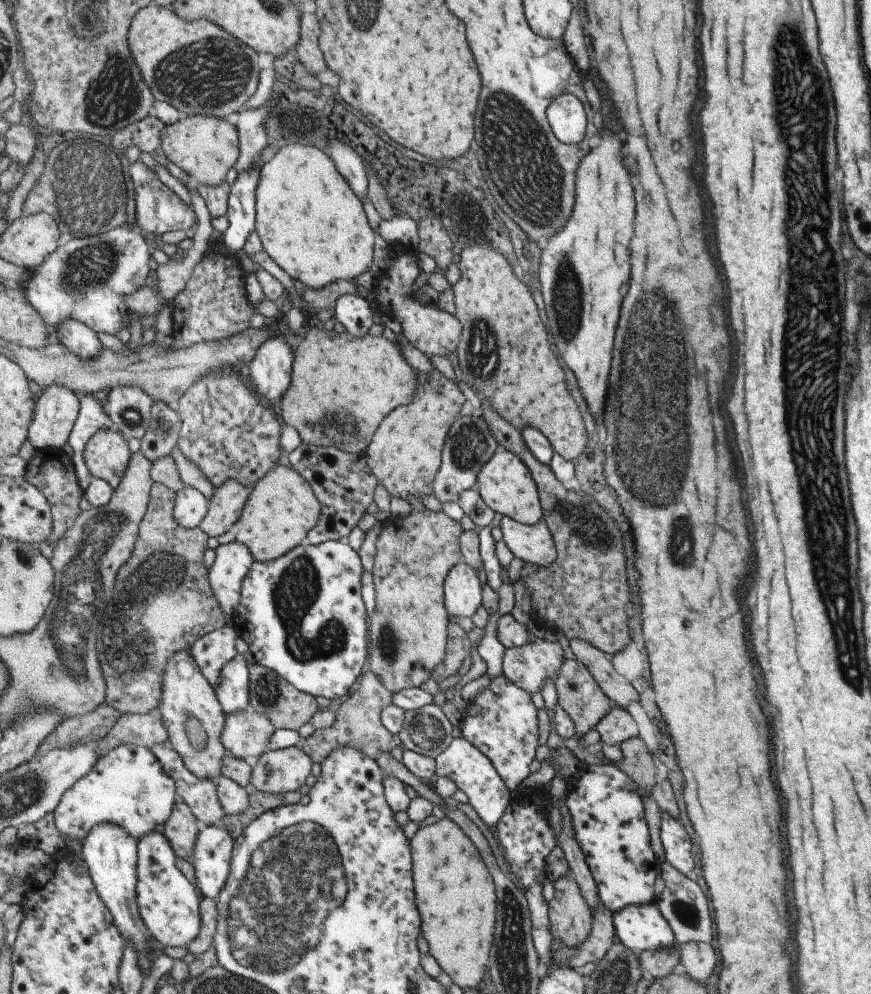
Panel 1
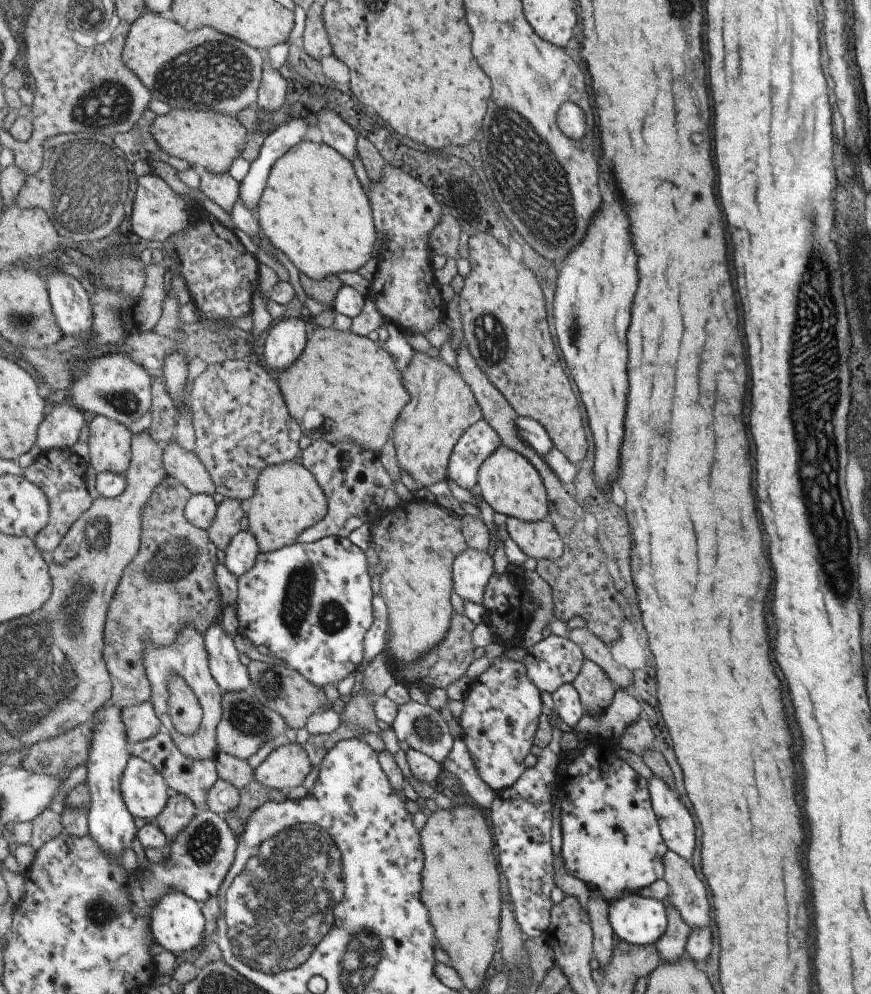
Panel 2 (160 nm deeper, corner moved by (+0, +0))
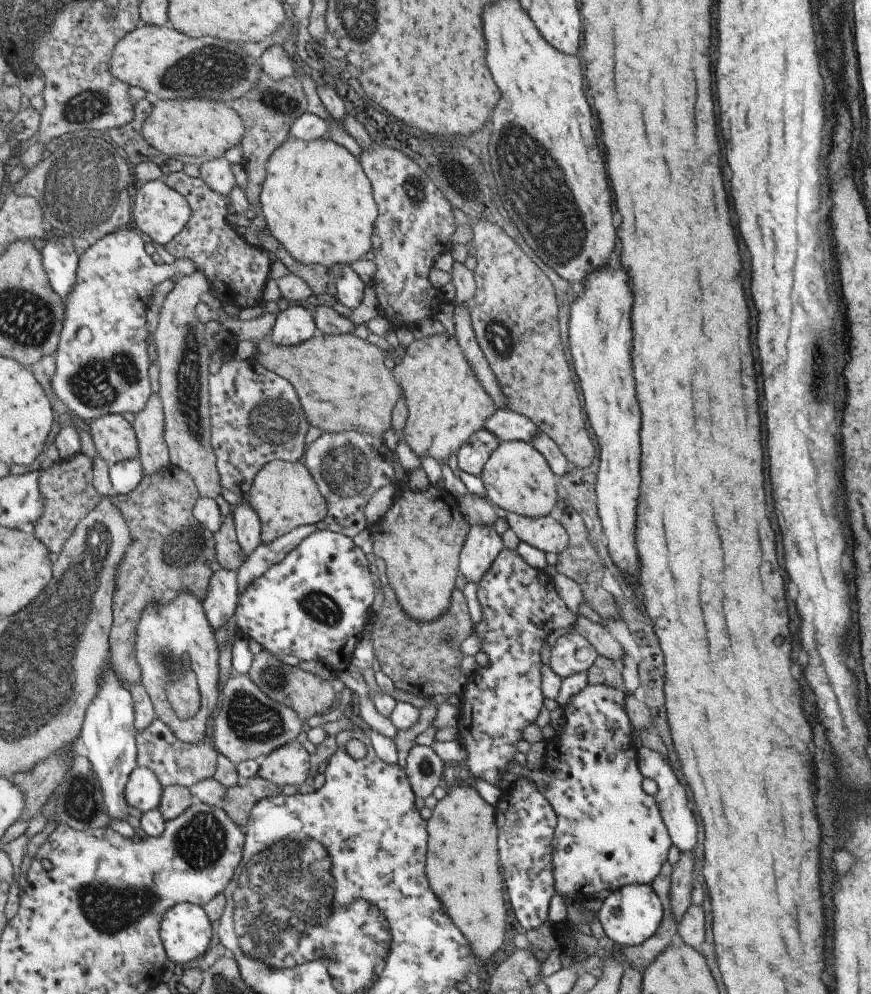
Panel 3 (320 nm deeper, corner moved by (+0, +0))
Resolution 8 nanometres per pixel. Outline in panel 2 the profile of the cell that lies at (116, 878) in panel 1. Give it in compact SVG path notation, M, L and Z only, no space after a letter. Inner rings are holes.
M109 702L106 707L99 709L93 716L97 720L92 734L88 758L88 784L92 801L90 802L90 834L98 845L112 858L129 848L133 844L133 838L138 834L138 823L135 824L134 814L126 805L122 780L124 771L132 757L131 744L128 739L128 728L123 715L124 708L113 702Z

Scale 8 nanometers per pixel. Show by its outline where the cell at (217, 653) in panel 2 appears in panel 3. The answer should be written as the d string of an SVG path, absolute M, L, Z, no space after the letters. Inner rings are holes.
M223 568L215 572L203 601L208 619L215 630L227 625L233 618L239 599L238 573Z

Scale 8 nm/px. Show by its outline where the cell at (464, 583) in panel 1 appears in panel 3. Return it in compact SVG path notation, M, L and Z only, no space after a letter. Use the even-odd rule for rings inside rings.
M495 524L471 526L460 555L460 572L465 580L479 584L504 548Z

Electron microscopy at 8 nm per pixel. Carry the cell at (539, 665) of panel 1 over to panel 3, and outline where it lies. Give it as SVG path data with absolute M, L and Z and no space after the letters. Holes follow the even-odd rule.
M571 631L555 642L549 666L565 678L586 671L597 655L596 650L581 633Z

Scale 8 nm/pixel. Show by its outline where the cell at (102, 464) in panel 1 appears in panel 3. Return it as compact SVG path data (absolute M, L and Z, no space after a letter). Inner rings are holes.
M106 414L90 422L98 456L109 466L140 456L139 439L133 423L121 414Z

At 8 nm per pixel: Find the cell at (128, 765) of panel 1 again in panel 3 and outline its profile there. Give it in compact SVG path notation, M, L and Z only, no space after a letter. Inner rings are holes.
M137 767L126 786L126 799L129 806L146 813L160 808L164 786L157 773L149 767Z

